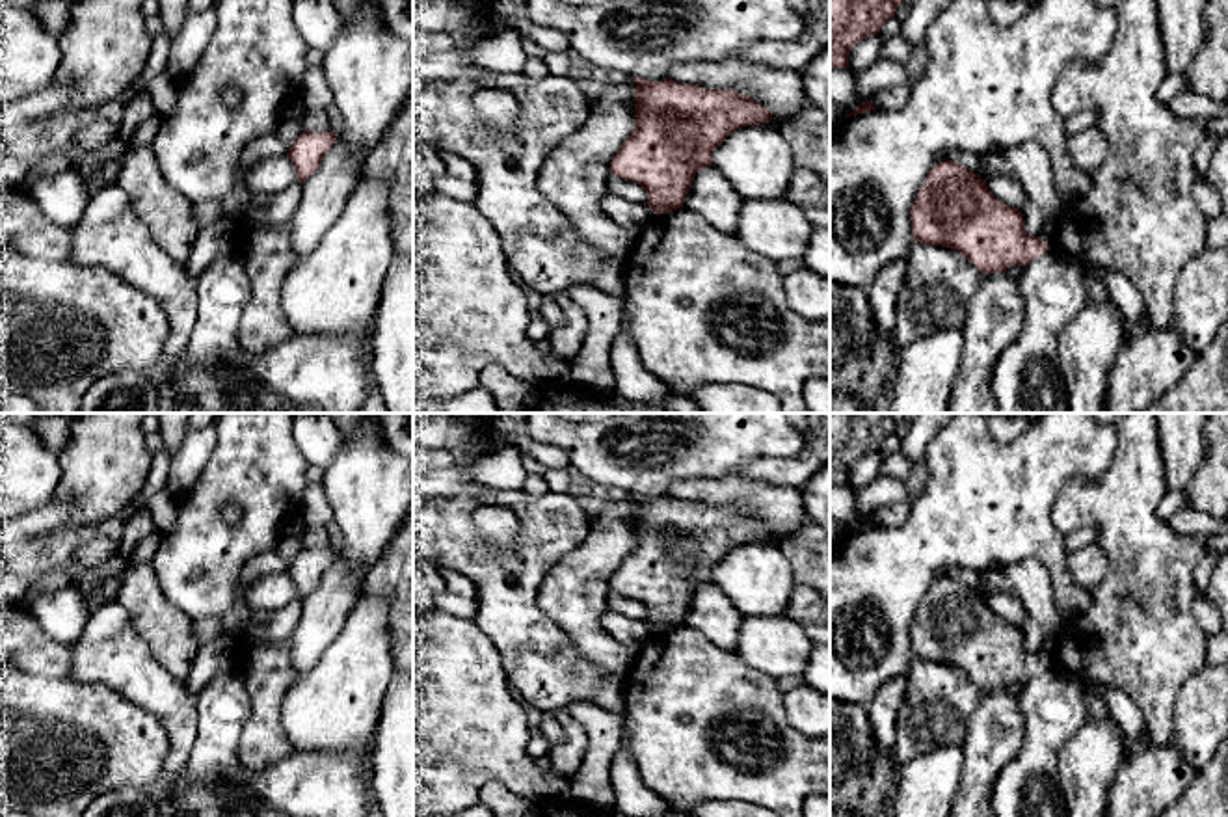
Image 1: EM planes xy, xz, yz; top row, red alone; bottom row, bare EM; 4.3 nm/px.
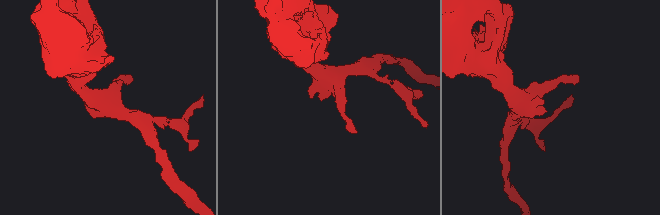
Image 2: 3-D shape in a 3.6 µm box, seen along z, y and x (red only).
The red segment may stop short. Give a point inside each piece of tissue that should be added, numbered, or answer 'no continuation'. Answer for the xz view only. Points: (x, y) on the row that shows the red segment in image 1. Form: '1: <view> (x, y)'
no continuation

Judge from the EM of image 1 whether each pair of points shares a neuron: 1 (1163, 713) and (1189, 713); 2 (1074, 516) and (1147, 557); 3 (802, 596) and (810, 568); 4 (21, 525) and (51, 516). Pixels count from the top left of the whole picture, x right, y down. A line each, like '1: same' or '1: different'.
1: different
2: same
3: different
4: same

